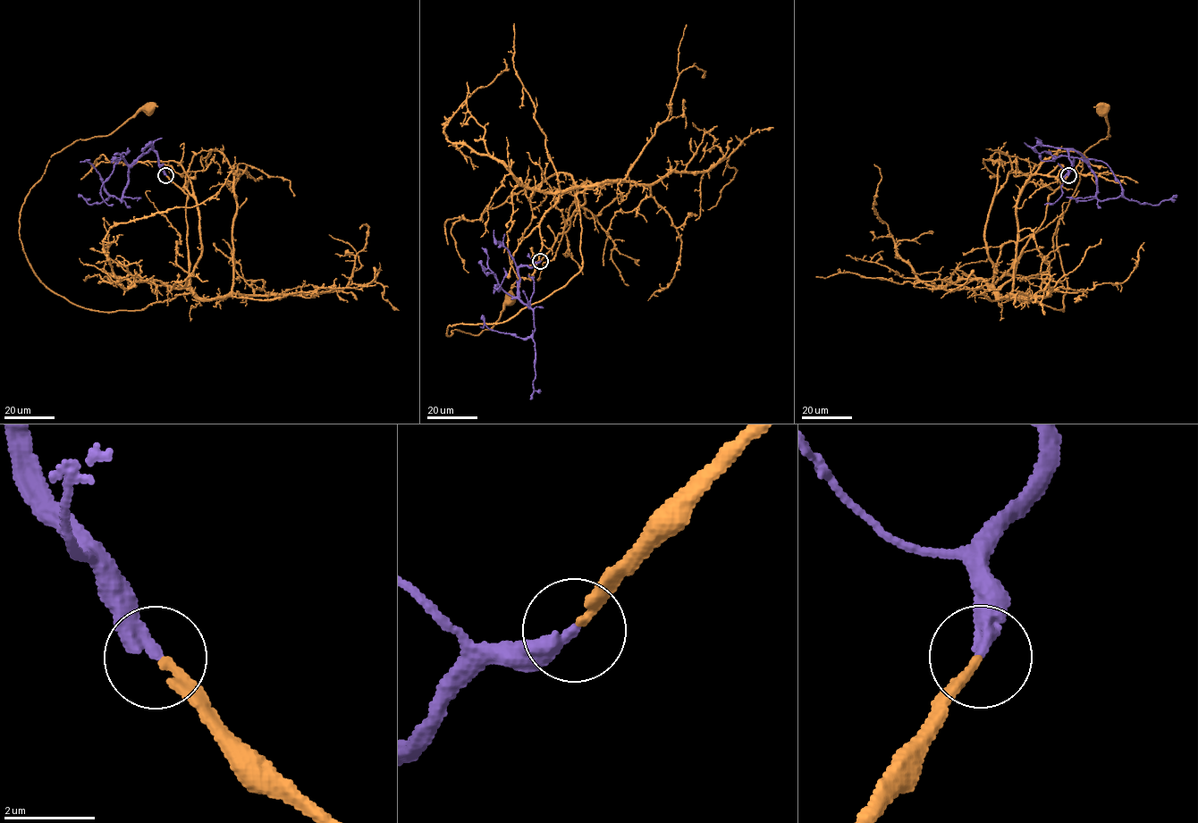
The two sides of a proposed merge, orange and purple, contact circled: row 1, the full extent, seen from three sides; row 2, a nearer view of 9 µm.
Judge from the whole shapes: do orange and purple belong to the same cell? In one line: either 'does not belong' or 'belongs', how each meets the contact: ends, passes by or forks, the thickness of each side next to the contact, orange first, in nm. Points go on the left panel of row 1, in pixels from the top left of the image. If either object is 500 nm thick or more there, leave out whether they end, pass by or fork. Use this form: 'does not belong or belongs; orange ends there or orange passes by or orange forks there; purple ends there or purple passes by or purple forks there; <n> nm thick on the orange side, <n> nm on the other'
belongs; orange ends there; purple ends there; 220 nm thick on the orange side, 360 nm on the other

